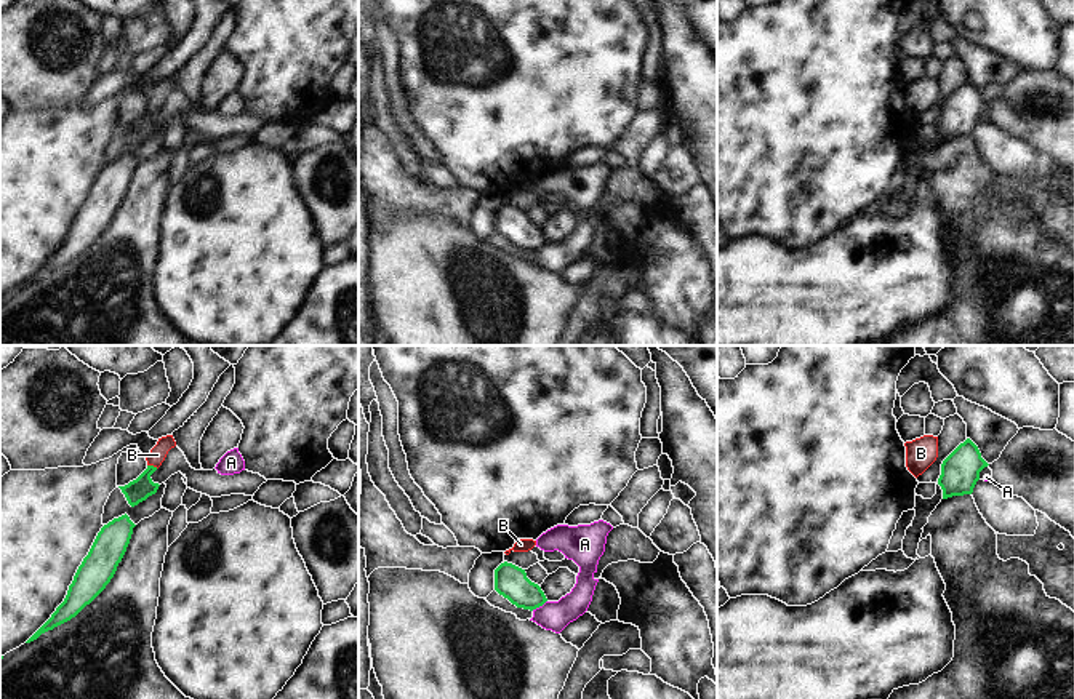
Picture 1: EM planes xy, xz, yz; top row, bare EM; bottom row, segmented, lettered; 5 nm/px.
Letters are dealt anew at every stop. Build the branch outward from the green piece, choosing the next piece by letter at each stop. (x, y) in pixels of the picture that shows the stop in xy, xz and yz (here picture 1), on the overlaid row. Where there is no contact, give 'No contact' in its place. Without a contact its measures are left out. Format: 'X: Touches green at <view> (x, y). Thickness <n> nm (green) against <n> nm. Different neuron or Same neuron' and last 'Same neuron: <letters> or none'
A: Touches green at xz (538, 607). Thickness 160 nm (green) against 150 nm. Different neuron
B: Touches green at xy (152, 466). Thickness 120 nm (green) against 90 nm. Same neuron
Same neuron: B.

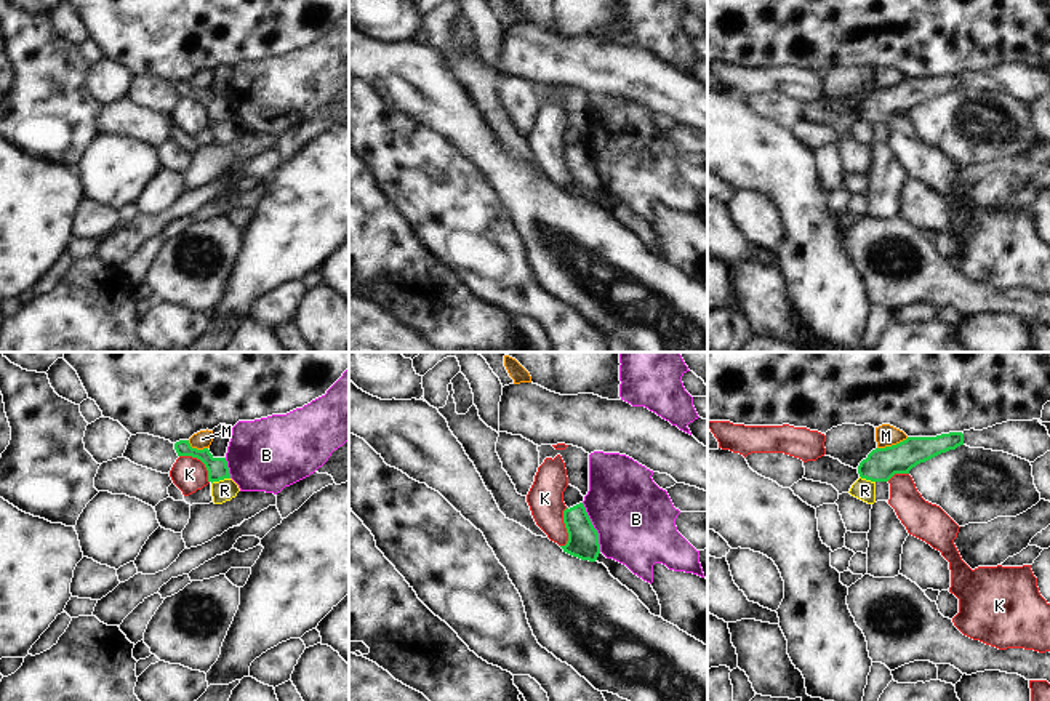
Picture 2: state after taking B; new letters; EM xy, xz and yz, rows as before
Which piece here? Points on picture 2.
B: Touches green at xz (593, 527). Thickness 160 nm (green) against 400 nm. Different neuron
K: Touches green at xy (200, 460). Thickness 100 nm (green) against 180 nm. Different neuron
M: Touches green at yz (892, 445). Thickness 160 nm (green) against 110 nm. Different neuron
R: Touches green at xy (220, 479). Thickness 100 nm (green) against 110 nm. Different neuron
Same neuron: none.

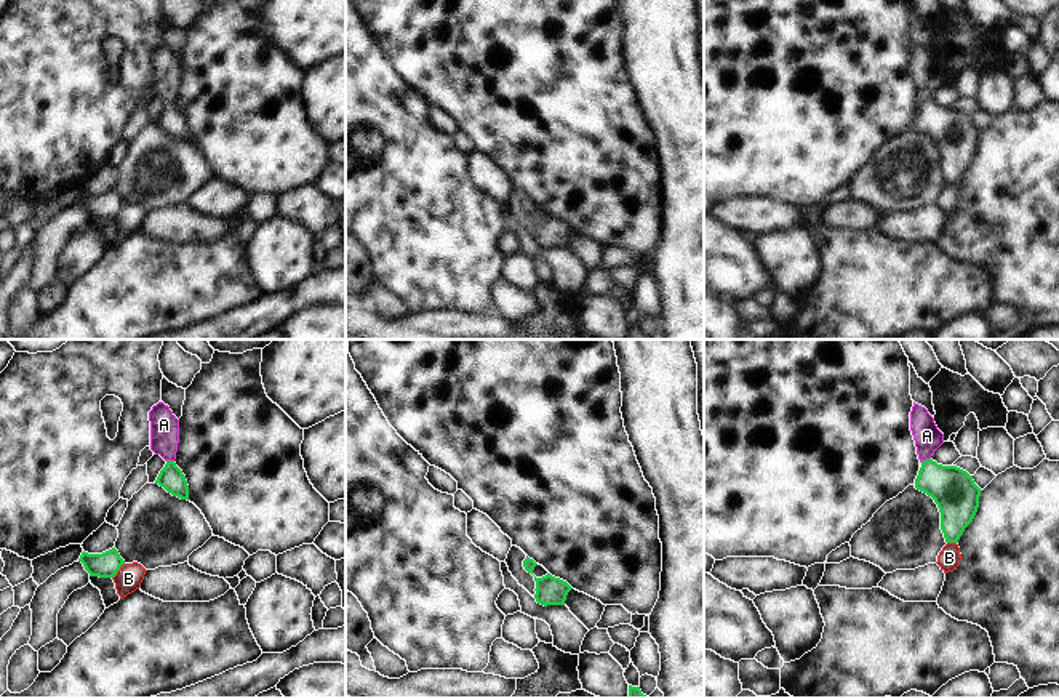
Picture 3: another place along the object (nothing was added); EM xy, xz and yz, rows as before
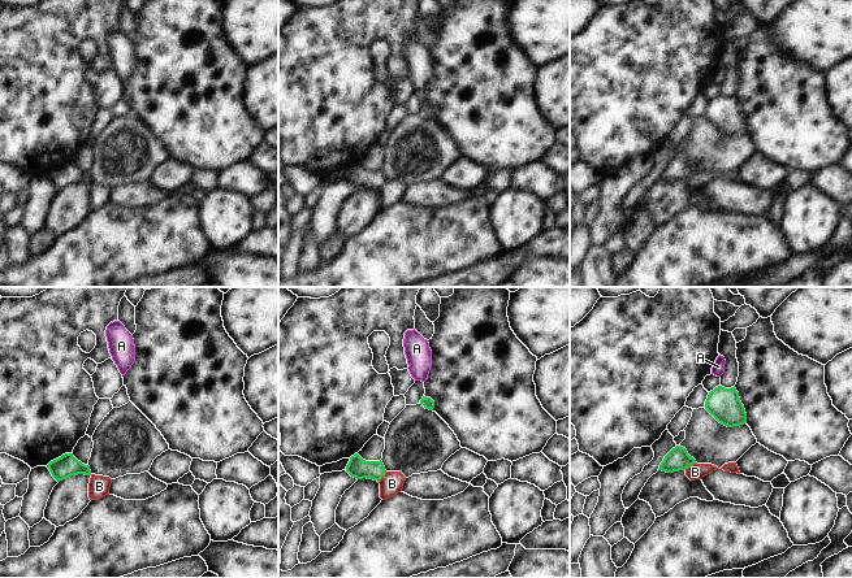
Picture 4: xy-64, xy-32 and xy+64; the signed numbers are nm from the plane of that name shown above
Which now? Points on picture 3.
A: Touches green at yz (927, 460). Thickness 220 nm (green) against 140 nm. Same neuron
B: Touches green at xy (119, 569). Thickness 130 nm (green) against 140 nm. Different neuron
Same neuron: A.

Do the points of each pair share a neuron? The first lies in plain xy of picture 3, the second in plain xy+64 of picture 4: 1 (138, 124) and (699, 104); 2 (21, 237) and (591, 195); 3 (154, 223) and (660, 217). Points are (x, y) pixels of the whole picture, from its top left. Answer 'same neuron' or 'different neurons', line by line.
1: same neuron
2: different neurons
3: different neurons

